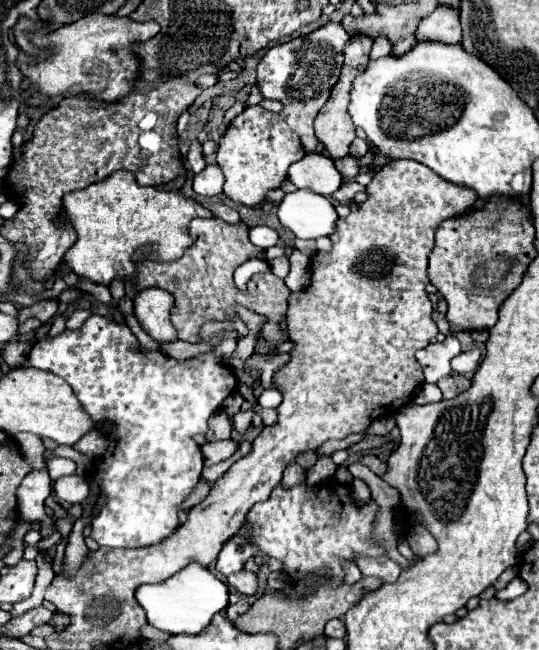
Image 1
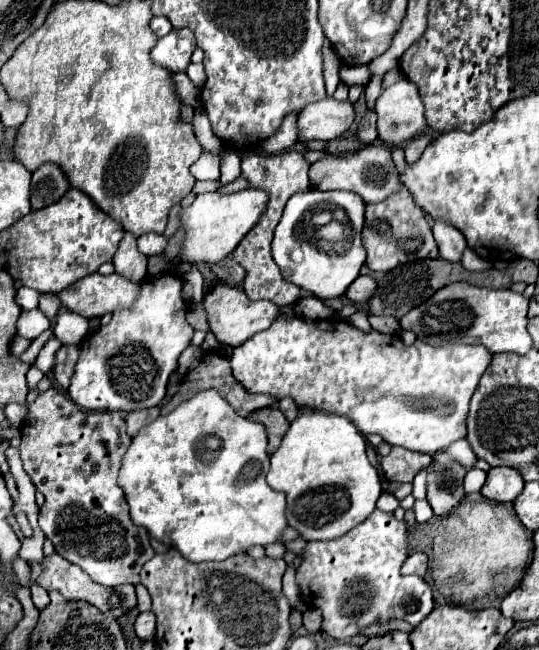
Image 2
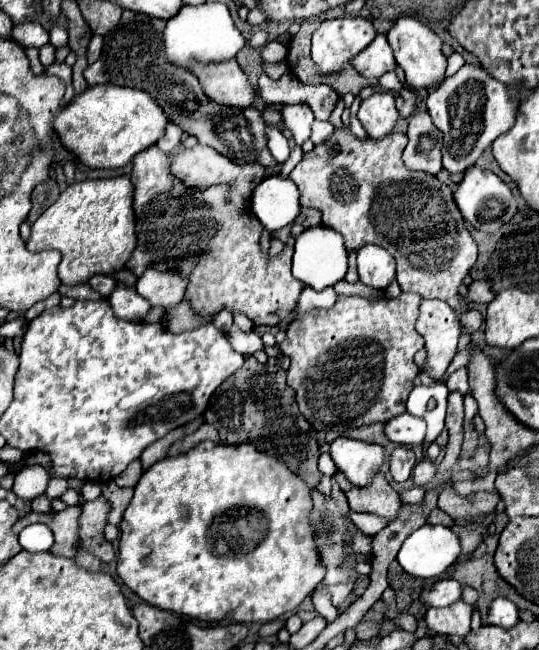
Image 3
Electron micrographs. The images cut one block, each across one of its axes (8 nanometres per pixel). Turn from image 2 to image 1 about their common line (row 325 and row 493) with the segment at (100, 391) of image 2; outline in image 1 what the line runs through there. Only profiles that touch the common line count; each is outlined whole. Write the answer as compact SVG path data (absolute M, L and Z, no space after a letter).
M98 314L90 316L78 330L66 330L58 338L38 340L28 354L28 364L64 378L94 422L114 422L114 428L108 432L108 452L94 460L92 468L96 482L108 496L108 504L102 508L98 518L92 520L90 538L108 548L142 548L158 544L170 536L180 524L180 504L194 490L204 468L200 446L192 436L206 434L208 418L220 410L228 396L236 392L238 380L232 370L218 364L214 352L186 360L174 360L160 352L148 352L140 348L136 336L126 324L116 324Z

